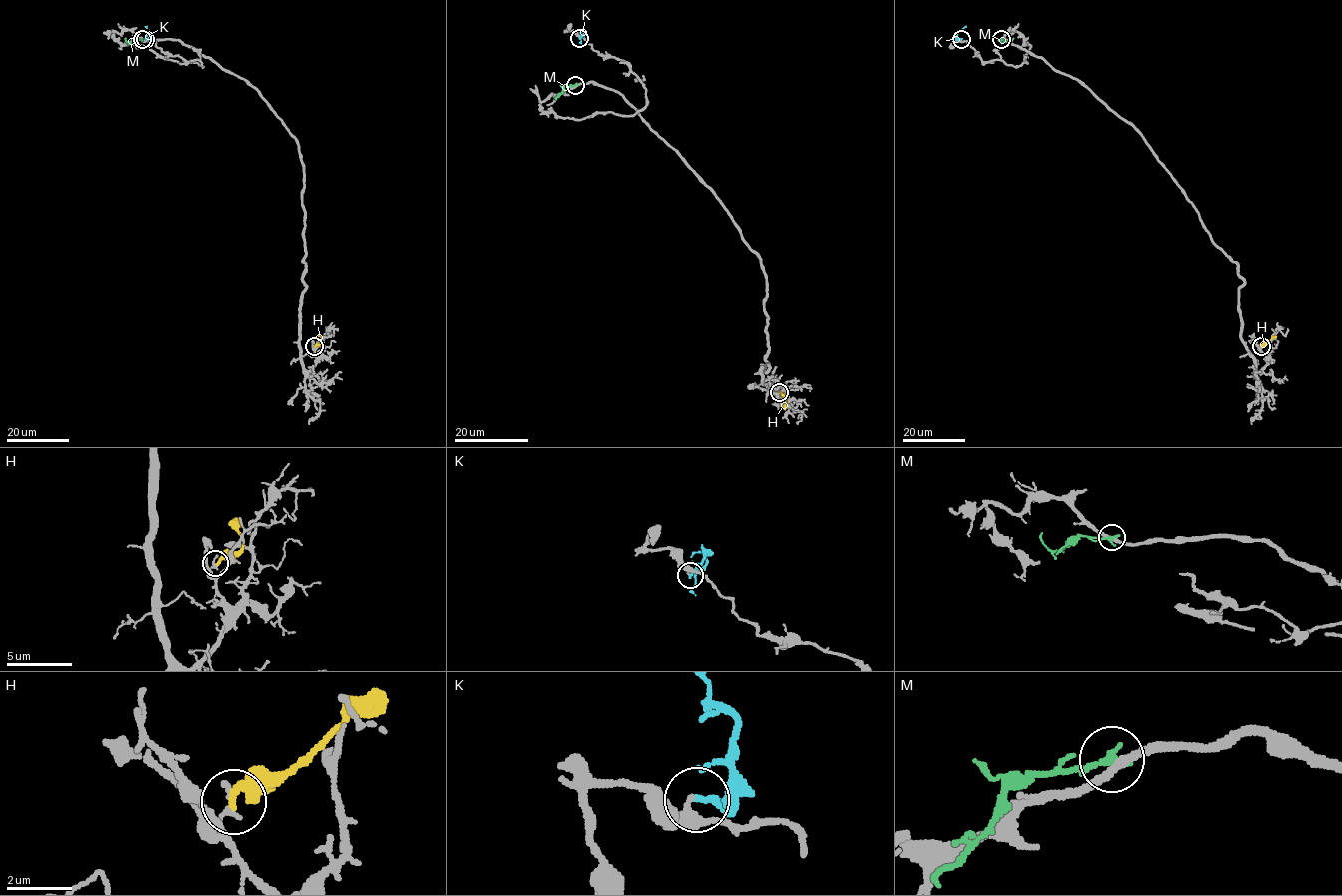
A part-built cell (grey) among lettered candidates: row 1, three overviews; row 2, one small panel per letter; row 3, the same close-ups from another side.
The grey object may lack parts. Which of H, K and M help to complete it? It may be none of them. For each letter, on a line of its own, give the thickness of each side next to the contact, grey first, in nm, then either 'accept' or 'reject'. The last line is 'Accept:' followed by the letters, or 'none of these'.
H: 200/240 nm | reject
K: 150/200 nm | reject
M: 260/320 nm | reject
Accept: none of these

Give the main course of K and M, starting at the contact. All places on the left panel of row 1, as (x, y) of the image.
K: (145, 39), (148, 40), (147, 26)
M: (142, 39), (127, 42), (126, 38)

